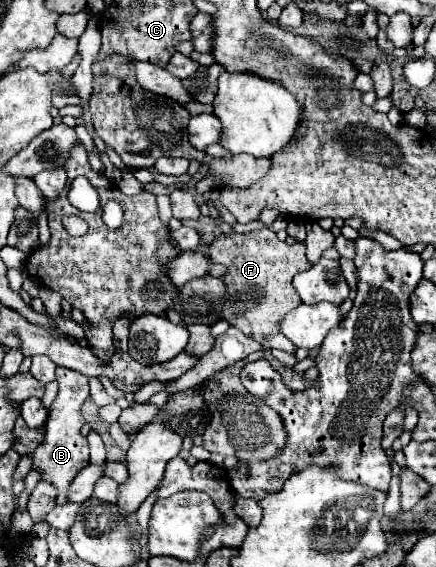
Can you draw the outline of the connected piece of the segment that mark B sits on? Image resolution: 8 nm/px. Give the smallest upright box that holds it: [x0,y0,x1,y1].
[33,368,89,502]

